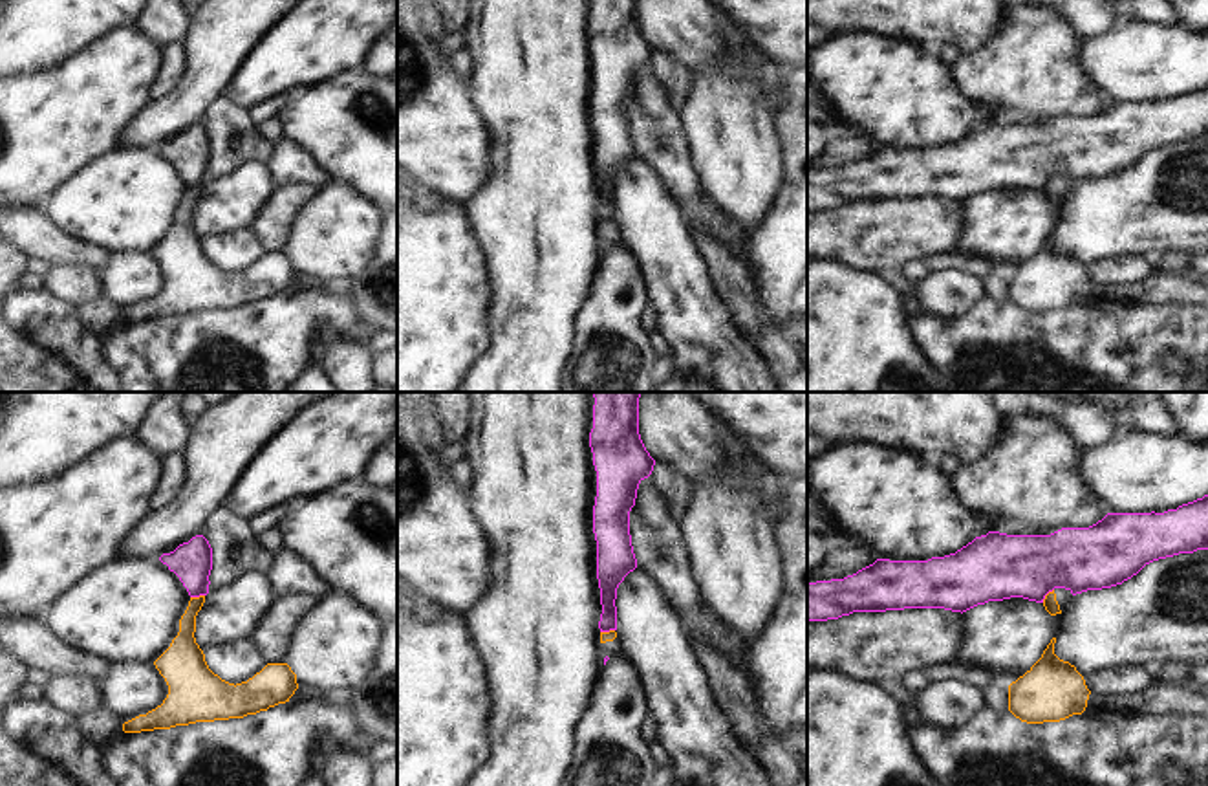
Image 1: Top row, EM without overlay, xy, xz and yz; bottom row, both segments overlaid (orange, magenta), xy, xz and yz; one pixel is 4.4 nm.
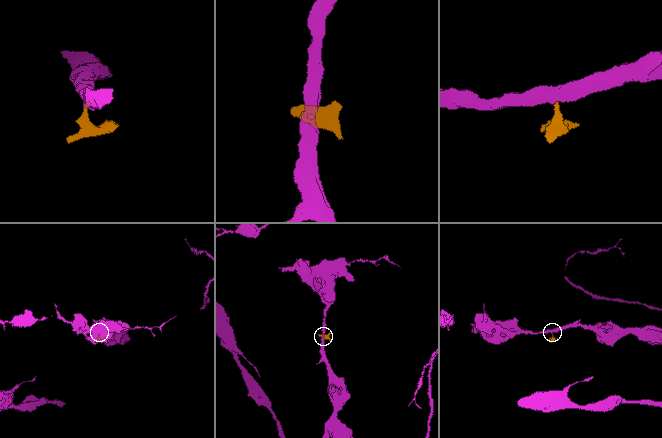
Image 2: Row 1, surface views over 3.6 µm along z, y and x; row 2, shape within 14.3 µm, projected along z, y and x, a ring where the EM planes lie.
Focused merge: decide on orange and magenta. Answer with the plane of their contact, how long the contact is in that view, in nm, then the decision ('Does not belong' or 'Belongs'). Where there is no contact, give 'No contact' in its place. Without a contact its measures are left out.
Touches orange in yz. Shared border 80 nm. Does not belong

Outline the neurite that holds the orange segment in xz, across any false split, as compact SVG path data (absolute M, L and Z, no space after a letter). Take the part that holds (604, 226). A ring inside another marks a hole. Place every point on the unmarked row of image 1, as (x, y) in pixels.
M615 220L600 222L600 233L602 233L604 244L609 249L626 249L633 253L626 242L624 227L619 225Z

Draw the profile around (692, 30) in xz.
M639 0L639 24L655 51L670 51L694 71L725 57L725 18L712 0Z

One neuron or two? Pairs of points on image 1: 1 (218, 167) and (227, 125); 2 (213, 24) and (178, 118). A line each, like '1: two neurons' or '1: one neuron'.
1: one neuron
2: one neuron

